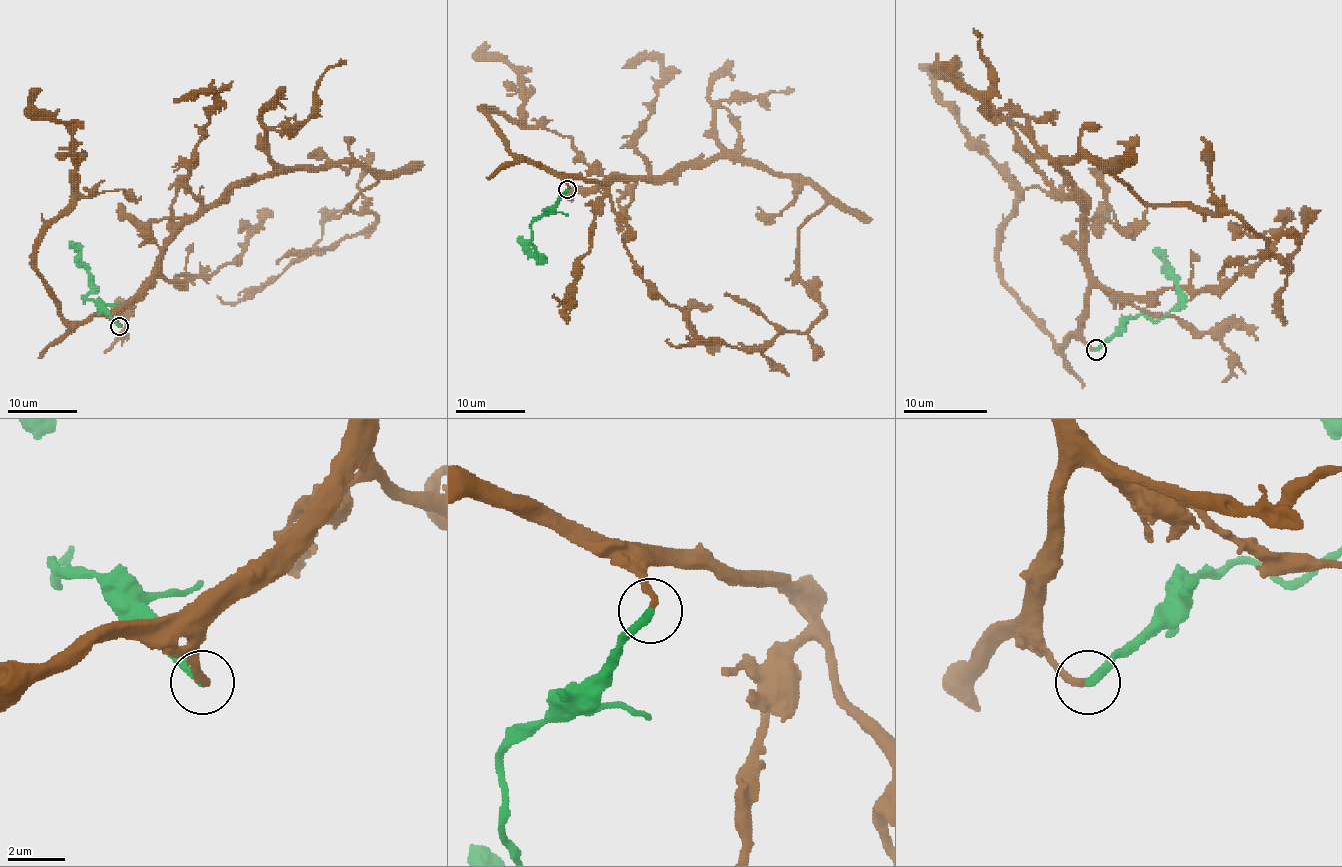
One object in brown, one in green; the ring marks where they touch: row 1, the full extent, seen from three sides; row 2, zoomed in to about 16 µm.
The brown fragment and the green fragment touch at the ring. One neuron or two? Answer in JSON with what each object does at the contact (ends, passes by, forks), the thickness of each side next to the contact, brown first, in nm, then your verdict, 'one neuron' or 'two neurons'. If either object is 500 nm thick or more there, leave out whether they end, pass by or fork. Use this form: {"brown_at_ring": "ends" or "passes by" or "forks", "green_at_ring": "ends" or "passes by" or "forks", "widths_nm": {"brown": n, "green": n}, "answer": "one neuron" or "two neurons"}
{"brown_at_ring": "ends", "green_at_ring": "ends", "widths_nm": {"brown": 240, "green": 280}, "answer": "one neuron"}

